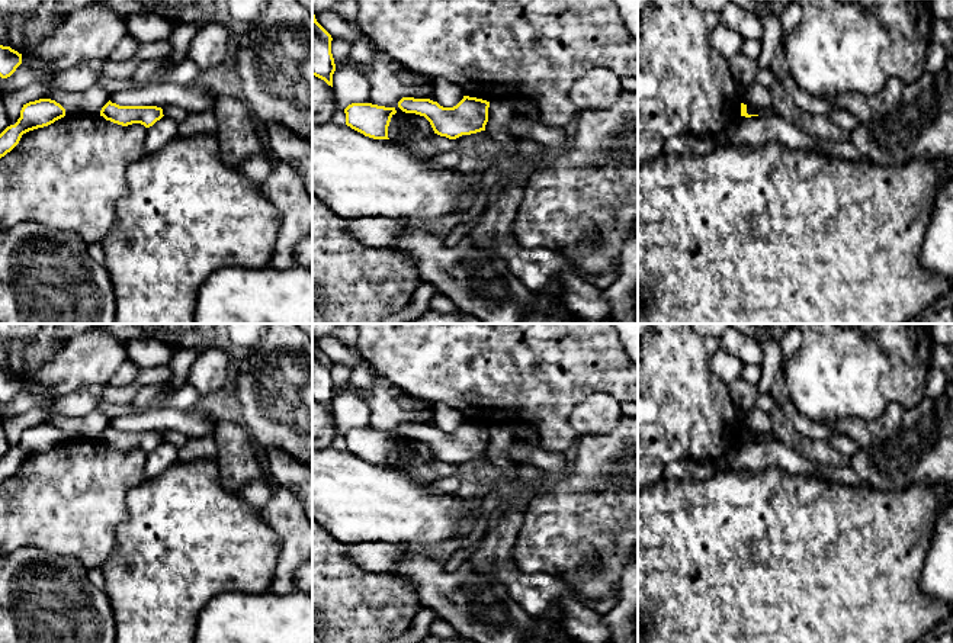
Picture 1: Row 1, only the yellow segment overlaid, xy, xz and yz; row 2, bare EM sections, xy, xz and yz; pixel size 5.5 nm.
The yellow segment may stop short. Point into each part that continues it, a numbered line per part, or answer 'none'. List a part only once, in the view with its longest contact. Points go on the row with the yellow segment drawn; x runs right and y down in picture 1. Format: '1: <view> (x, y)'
none

